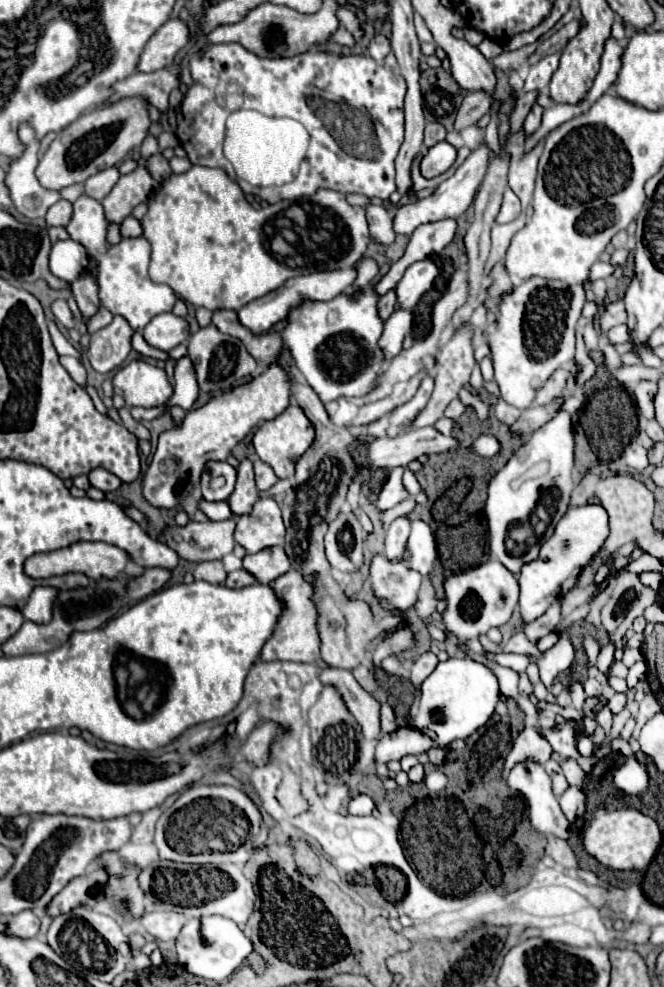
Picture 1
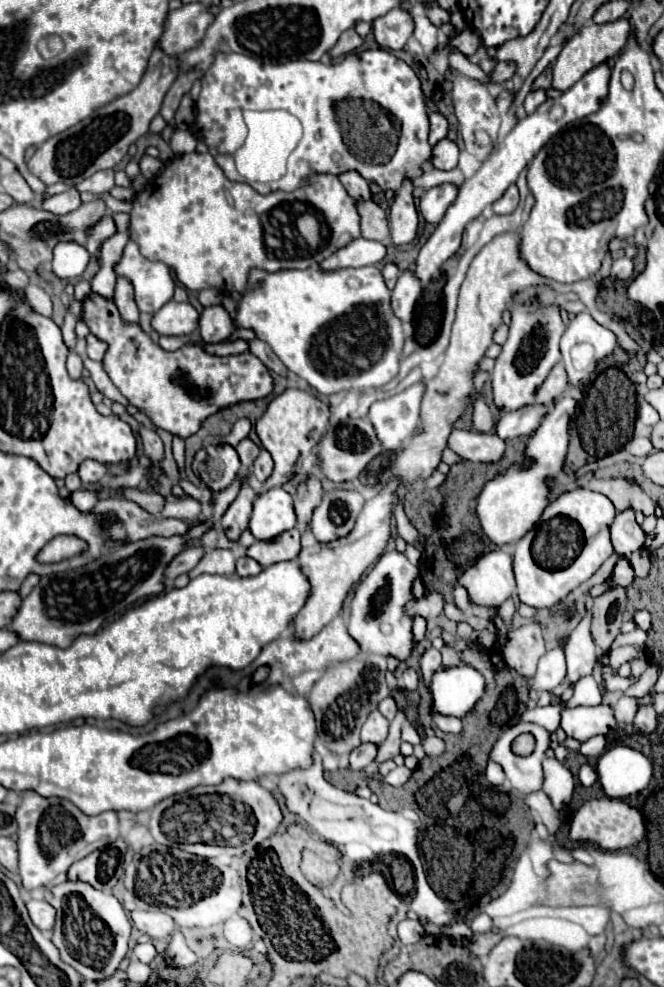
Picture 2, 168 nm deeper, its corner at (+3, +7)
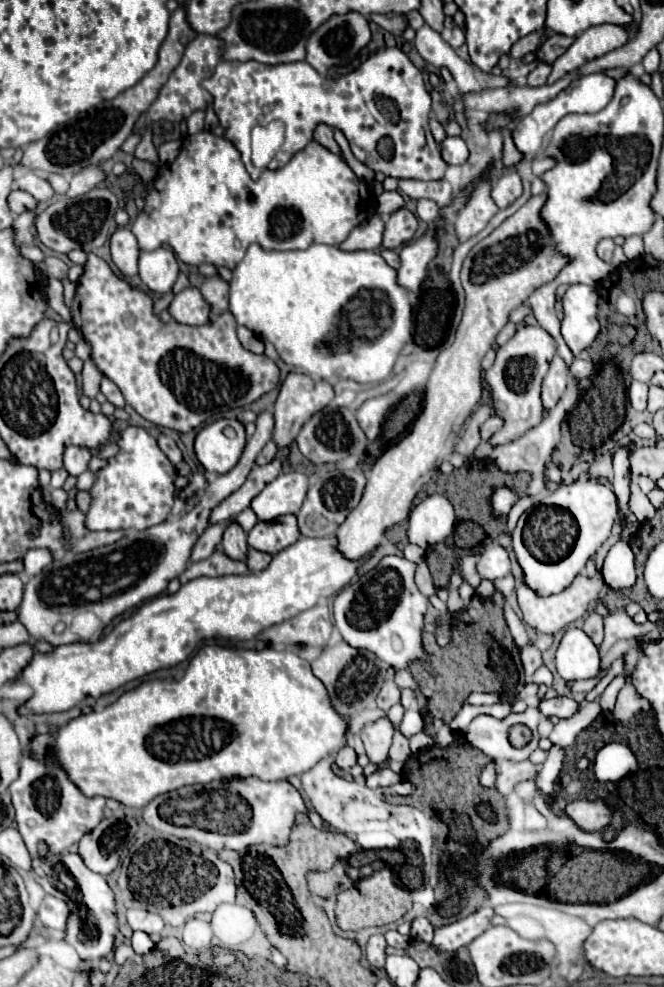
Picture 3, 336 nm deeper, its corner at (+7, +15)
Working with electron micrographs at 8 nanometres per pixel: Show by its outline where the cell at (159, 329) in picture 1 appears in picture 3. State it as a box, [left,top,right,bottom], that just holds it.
[169,287,211,325]

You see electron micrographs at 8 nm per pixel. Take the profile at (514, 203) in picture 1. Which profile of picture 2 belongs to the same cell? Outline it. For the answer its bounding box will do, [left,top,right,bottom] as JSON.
[493,185,519,215]

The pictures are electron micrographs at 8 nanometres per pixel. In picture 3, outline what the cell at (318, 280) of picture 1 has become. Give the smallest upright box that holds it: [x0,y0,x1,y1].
[339,215,385,251]

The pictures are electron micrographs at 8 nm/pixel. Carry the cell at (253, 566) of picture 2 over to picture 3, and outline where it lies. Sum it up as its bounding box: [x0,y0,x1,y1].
[247,549,271,573]

